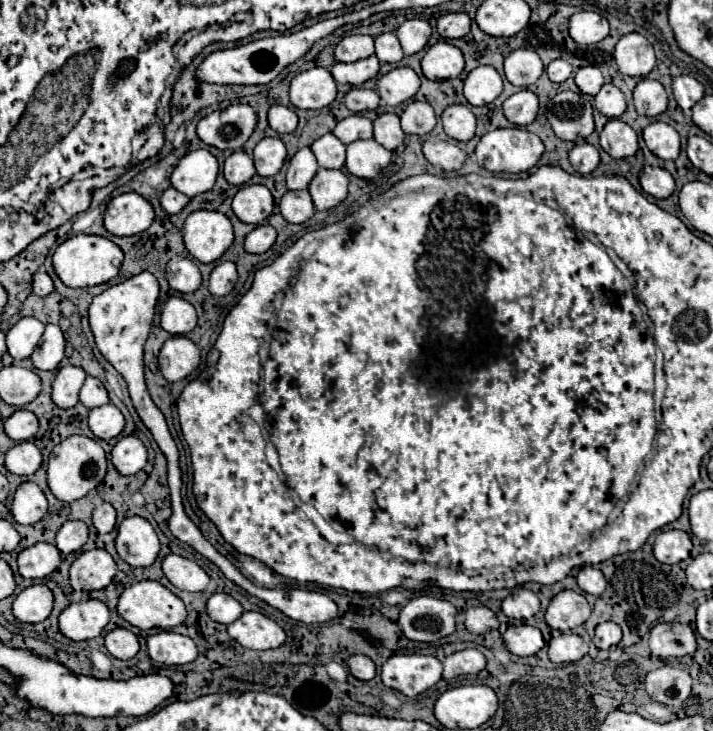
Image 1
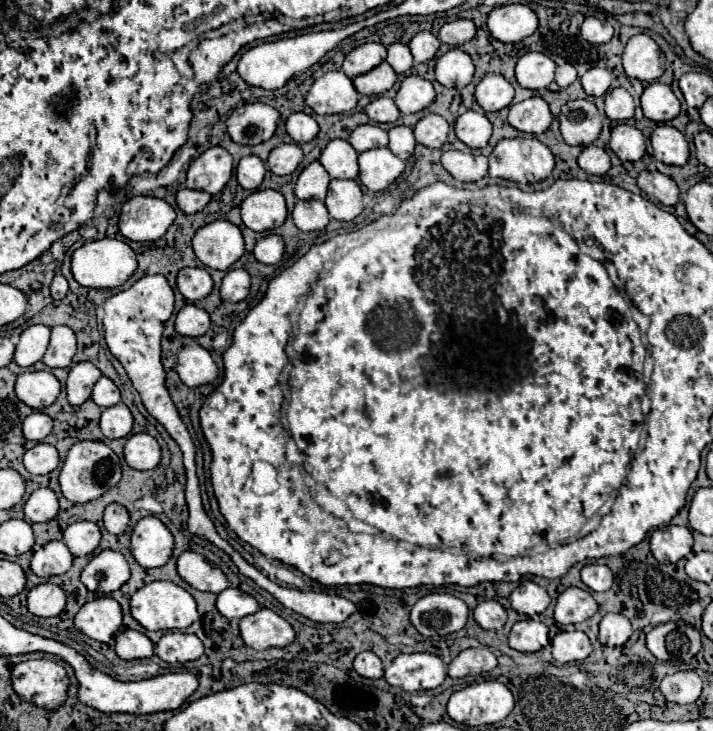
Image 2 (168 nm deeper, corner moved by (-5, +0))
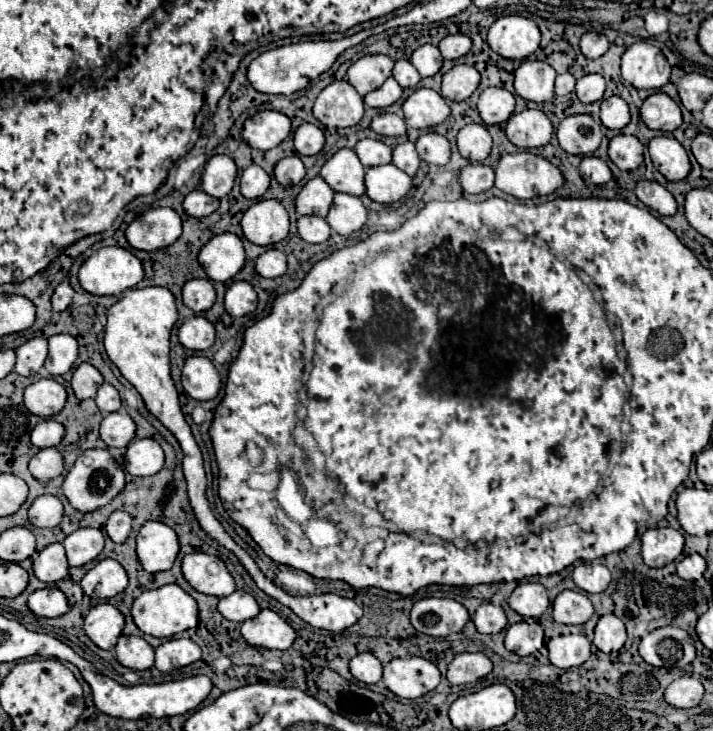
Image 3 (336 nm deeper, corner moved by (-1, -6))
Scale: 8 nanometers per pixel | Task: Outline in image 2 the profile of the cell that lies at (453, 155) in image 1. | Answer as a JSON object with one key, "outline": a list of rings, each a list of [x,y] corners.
{"outline":[[[448,150],[442,154],[442,166],[456,178],[476,182],[488,174],[488,158],[482,154],[464,154]]]}

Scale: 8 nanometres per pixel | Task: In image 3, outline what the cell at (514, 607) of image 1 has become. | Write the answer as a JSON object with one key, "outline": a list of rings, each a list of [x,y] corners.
{"outline":[[[520,582],[508,600],[510,608],[516,610],[524,618],[536,618],[546,612],[550,606],[548,592],[542,584],[534,582]]]}

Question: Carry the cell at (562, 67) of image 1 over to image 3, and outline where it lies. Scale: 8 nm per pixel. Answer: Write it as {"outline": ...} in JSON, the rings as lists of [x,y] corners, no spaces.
{"outline":[[[560,74],[556,78],[556,96],[566,96],[566,94],[574,92],[574,84],[576,84],[576,80],[572,74]]]}

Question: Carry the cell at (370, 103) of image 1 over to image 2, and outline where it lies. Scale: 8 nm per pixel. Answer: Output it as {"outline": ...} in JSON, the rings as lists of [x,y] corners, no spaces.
{"outline":[[[376,96],[364,106],[364,114],[374,122],[396,122],[400,118],[400,110],[386,96]]]}

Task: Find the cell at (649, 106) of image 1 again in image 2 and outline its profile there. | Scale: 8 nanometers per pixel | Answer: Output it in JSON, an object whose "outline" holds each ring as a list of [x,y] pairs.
{"outline":[[[652,82],[644,88],[642,94],[642,110],[648,120],[654,122],[668,122],[678,116],[680,112],[680,102],[670,90],[668,84]]]}

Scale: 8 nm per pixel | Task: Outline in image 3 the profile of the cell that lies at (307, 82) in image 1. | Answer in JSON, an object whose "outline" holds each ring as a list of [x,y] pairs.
{"outline":[[[346,80],[326,86],[314,104],[314,116],[332,128],[356,126],[364,116],[364,100]]]}

